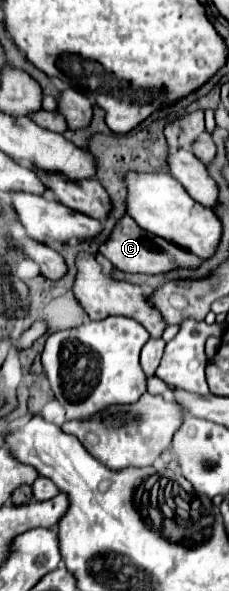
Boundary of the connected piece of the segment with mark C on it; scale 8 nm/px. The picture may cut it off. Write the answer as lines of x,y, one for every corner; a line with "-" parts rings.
123,216
111,238
99,248
99,252
119,270
133,272
133,274
167,274
171,270
197,270
201,266
201,260
195,254
189,254
187,250
167,242
165,238
159,238
143,228
137,226
137,222
131,216

